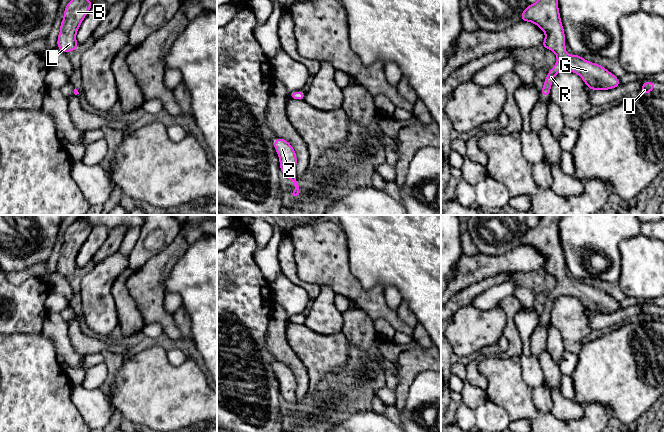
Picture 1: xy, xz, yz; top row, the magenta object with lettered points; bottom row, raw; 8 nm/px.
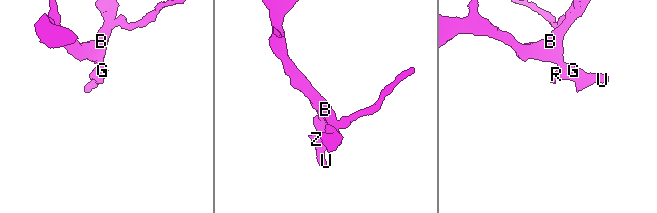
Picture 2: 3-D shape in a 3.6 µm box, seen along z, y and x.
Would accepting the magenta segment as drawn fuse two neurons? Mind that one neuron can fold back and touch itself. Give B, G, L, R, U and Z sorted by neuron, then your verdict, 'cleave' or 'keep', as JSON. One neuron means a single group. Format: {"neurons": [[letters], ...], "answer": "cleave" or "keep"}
{"neurons": [["B", "G", "L", "R", "U", "Z"]], "answer": "keep"}

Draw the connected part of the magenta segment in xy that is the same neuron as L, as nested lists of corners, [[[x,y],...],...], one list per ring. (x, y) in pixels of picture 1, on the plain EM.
[[[79,217],[66,229],[57,263],[57,272],[62,276],[69,277],[78,273],[76,258],[92,228],[86,220]]]

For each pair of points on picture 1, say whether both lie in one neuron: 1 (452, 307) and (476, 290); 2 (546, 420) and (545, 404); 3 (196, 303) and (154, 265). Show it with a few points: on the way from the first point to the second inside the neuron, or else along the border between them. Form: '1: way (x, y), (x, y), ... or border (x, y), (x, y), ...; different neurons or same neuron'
1: way (458, 301), (470, 293); same neuron
2: border (532, 392), (534, 404), (543, 412), (551, 412); different neurons
3: border (180, 257), (164, 282), (165, 293); different neurons

